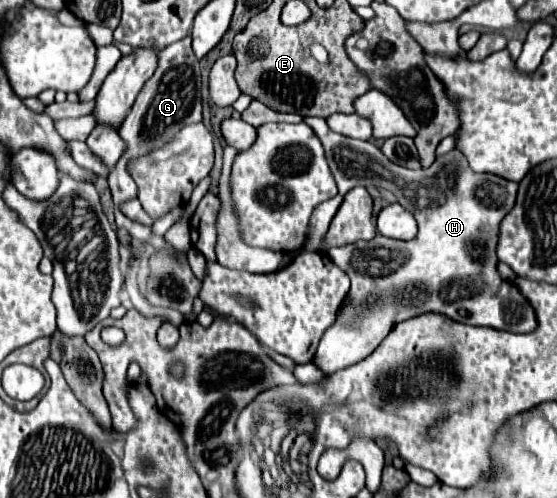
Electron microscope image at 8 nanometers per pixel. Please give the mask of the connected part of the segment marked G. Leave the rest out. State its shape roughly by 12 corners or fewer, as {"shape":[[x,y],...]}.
{"shape":[[191,38],[159,52],[119,136],[127,148],[107,182],[117,228],[155,250],[151,226],[121,214],[137,196],[129,162],[203,120]]}

